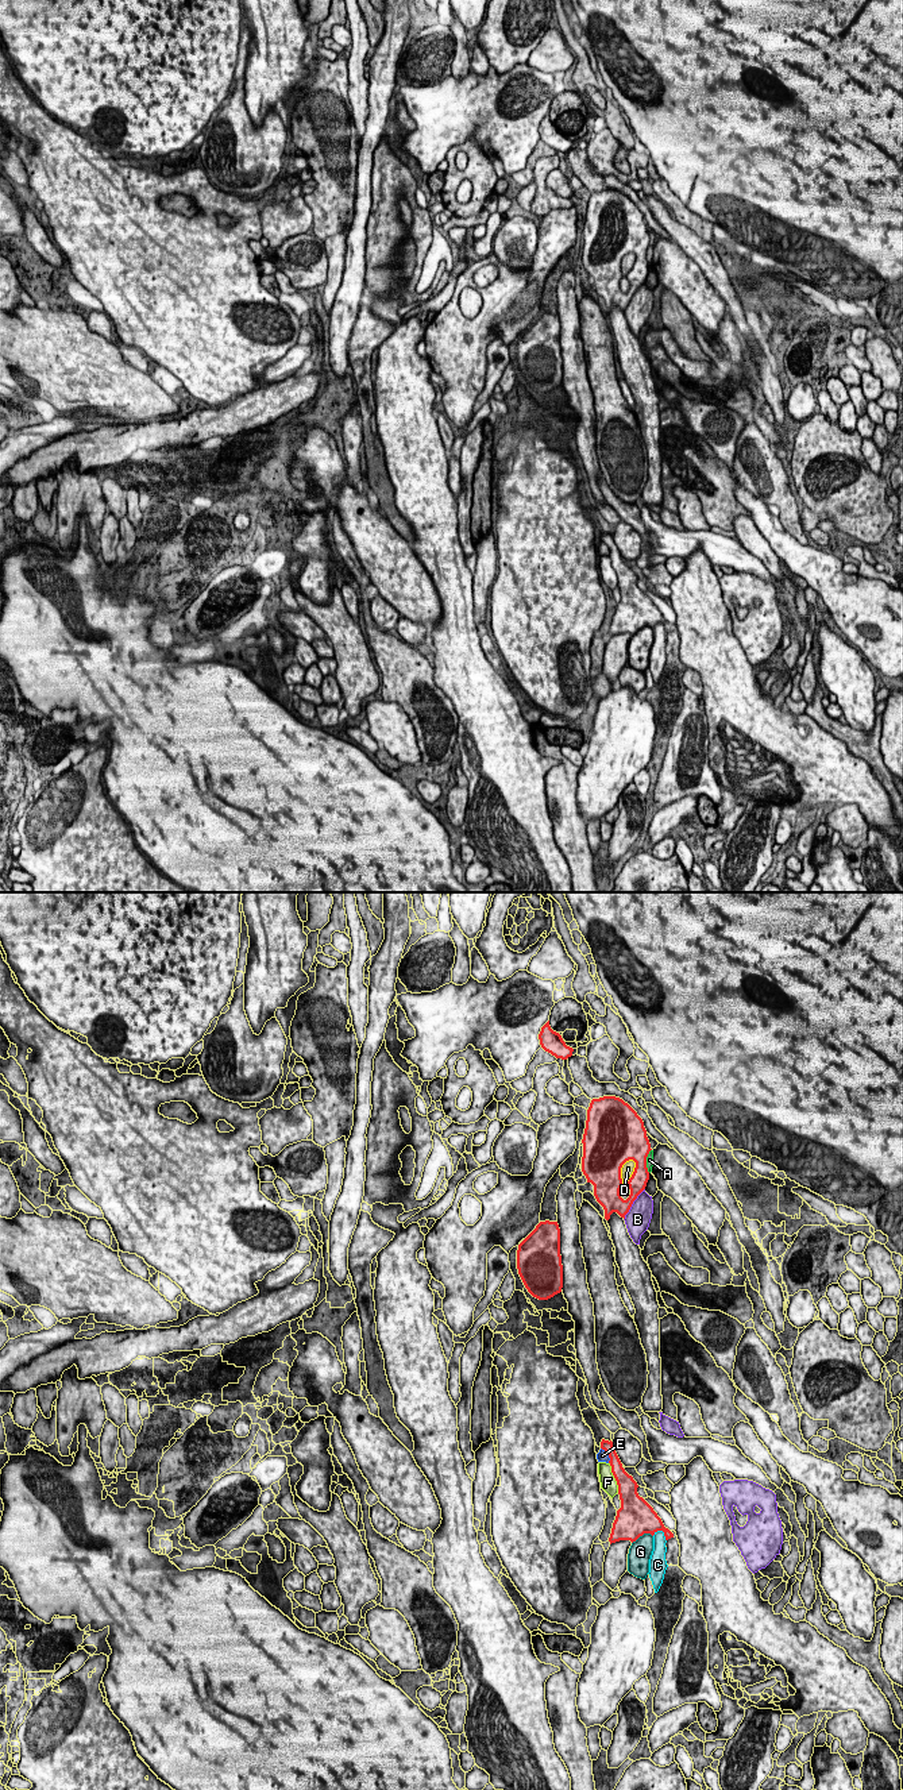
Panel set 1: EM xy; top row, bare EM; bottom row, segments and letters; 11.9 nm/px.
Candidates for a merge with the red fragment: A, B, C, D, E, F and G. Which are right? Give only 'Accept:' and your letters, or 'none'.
Accept: none

